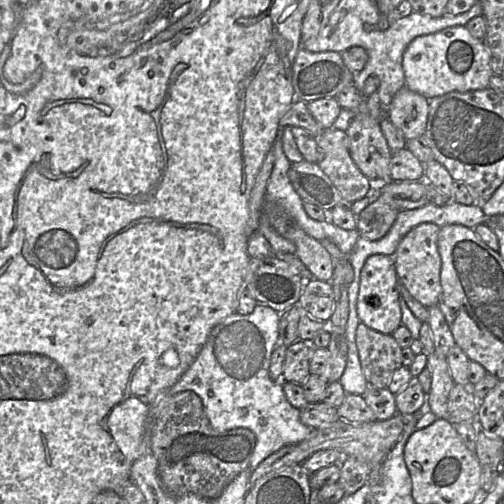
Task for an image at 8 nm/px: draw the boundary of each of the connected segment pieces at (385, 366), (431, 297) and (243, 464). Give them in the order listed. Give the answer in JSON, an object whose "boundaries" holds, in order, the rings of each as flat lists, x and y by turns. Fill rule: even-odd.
{"boundaries":[[[360,322,356,346,365,379,370,387,387,388,395,370,402,364,402,348,391,334,383,334]],[[421,223,415,226,401,239,393,256,399,281,410,295,426,308,438,305,441,294,442,261,437,246,440,228,434,223]],[[188,390,157,397,146,419,145,443,147,452,152,452,157,459,161,488,168,496,178,498,195,494,206,499,216,499,238,474,249,467,256,436,247,428,215,430,207,418,201,398]]]}

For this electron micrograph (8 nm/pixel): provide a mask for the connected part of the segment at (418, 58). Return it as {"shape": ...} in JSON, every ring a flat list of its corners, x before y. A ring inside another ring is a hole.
{"shape":[[453,26,434,34,416,37,403,54,402,66,405,86,428,100,454,91,486,89,493,75,487,48,465,26]]}

